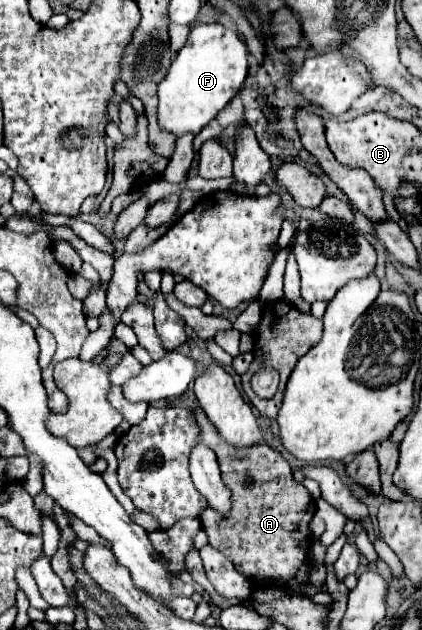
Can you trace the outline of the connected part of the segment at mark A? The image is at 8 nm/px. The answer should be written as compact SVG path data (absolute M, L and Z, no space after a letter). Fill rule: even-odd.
M197 401L193 403L193 409L197 423L203 429L203 443L215 451L223 483L233 493L233 507L227 519L219 517L213 509L205 509L201 515L201 523L211 547L219 549L227 559L231 559L235 569L239 569L239 573L243 573L253 583L269 579L305 597L313 597L317 591L327 591L325 585L315 589L307 579L311 569L309 555L299 545L309 541L309 523L315 513L315 501L301 483L293 481L289 463L267 443L259 443L247 449L235 449L233 445L227 445L227 441L219 437L217 429L211 425ZM247 473L255 479L251 487L243 485Z

